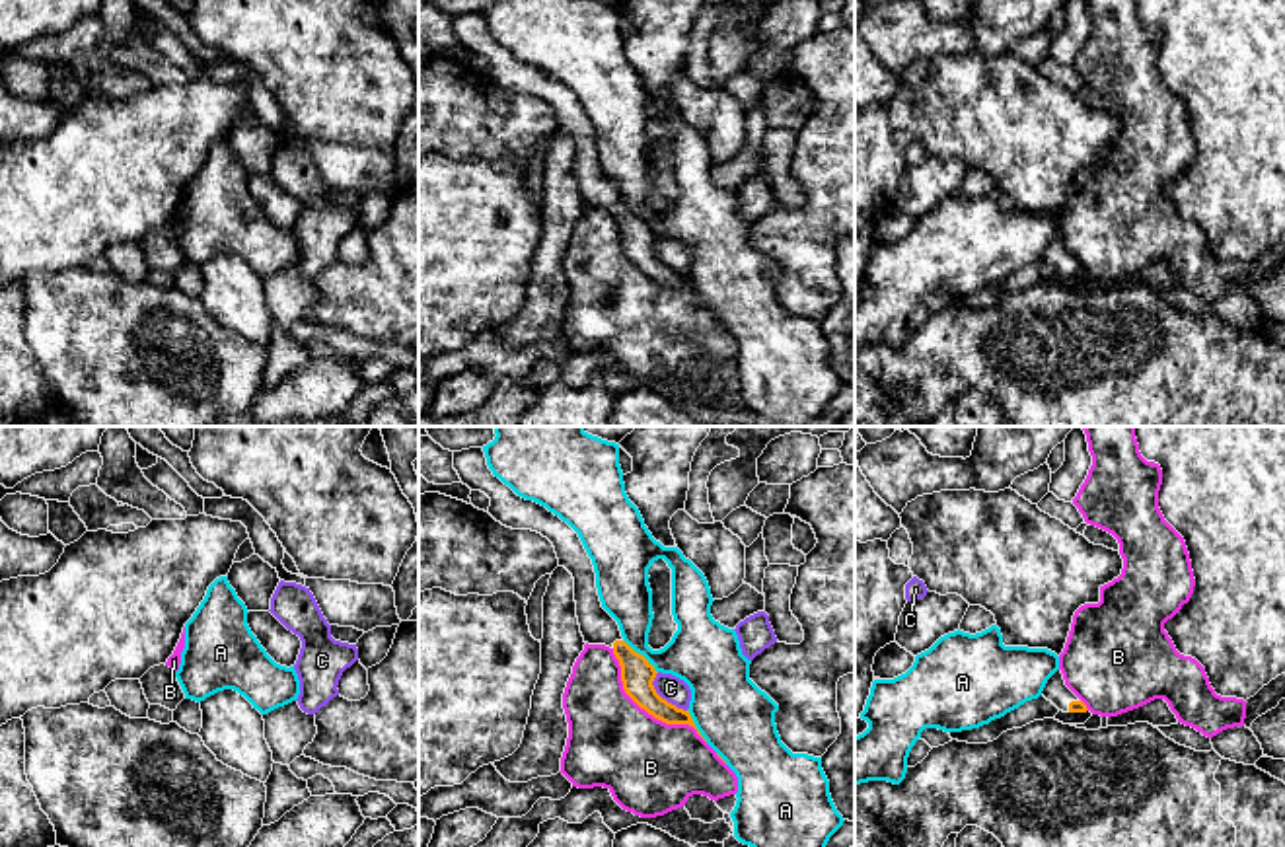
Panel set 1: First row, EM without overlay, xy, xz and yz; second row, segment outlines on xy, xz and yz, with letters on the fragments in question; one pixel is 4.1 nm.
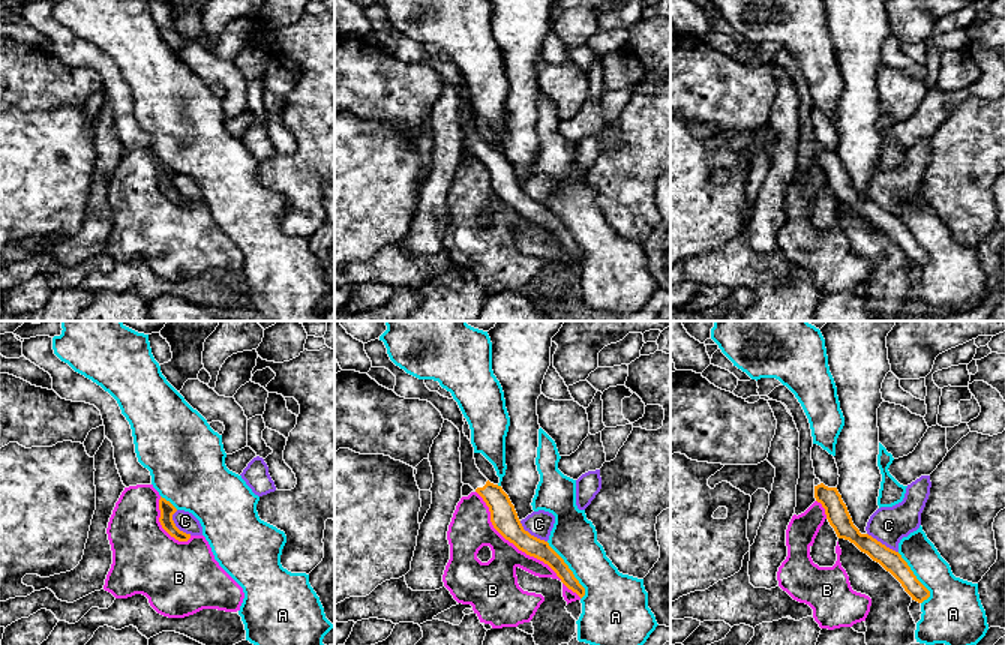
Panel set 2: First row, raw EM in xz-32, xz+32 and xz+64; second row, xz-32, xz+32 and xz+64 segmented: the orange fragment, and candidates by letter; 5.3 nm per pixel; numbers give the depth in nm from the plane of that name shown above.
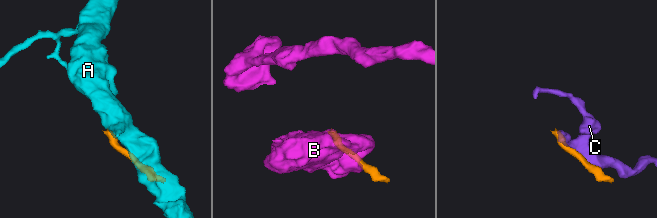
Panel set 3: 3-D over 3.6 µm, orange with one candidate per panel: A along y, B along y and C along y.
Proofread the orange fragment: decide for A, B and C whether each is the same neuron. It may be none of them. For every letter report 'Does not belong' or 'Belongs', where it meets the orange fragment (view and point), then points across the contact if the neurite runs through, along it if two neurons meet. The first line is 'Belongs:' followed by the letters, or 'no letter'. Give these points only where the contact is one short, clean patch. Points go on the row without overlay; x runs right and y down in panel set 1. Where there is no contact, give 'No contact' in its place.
Belongs: no letter
A: Does not belong. Touches orange at xz (641, 219)
B: Does not belong. Touches orange at xz (645, 273)
C: Does not belong. Touches orange at xz (660, 261)

